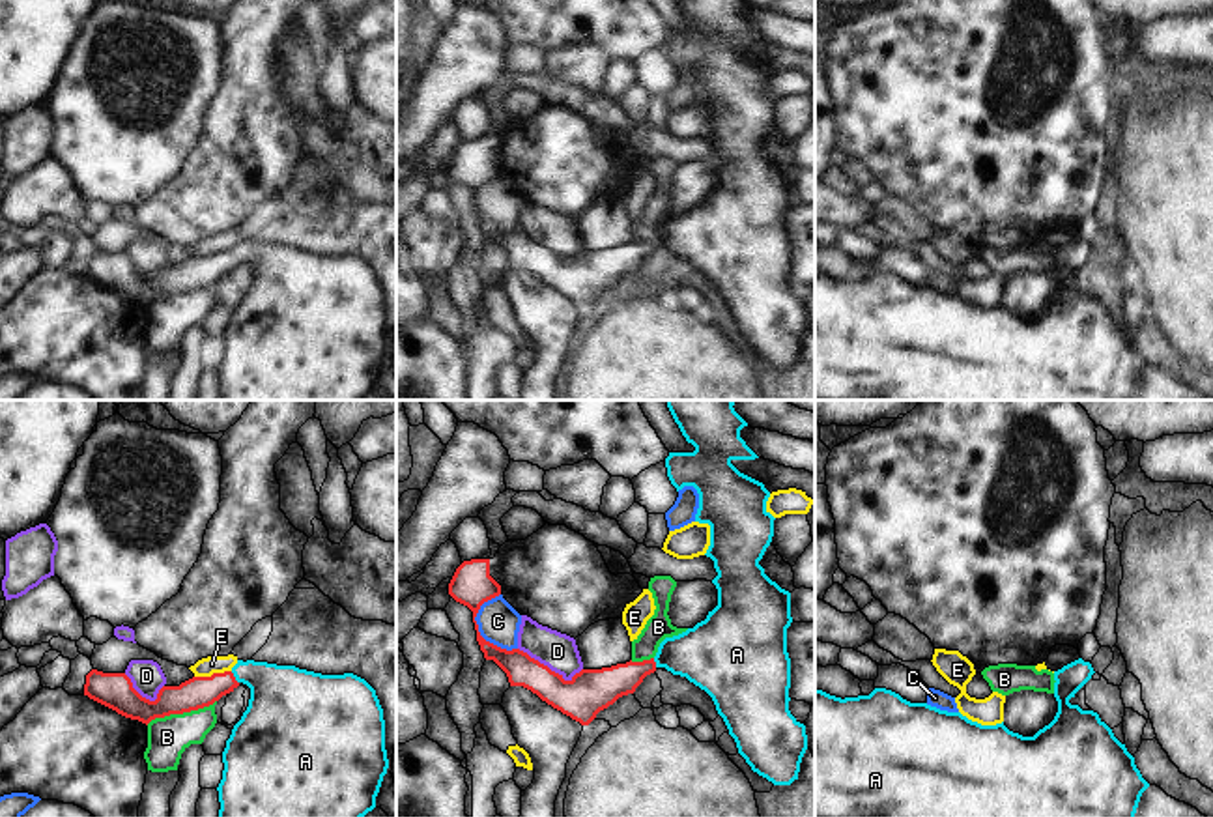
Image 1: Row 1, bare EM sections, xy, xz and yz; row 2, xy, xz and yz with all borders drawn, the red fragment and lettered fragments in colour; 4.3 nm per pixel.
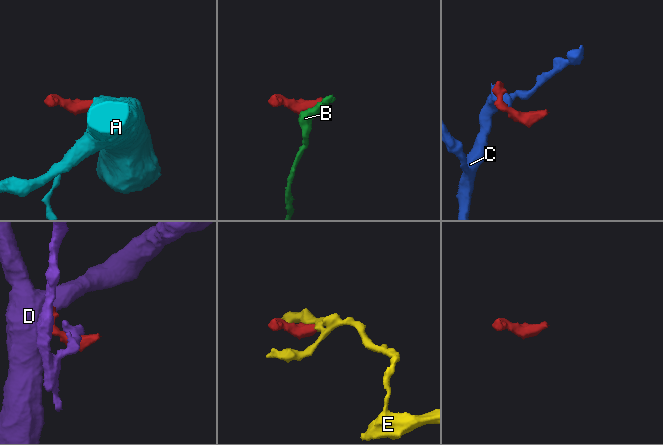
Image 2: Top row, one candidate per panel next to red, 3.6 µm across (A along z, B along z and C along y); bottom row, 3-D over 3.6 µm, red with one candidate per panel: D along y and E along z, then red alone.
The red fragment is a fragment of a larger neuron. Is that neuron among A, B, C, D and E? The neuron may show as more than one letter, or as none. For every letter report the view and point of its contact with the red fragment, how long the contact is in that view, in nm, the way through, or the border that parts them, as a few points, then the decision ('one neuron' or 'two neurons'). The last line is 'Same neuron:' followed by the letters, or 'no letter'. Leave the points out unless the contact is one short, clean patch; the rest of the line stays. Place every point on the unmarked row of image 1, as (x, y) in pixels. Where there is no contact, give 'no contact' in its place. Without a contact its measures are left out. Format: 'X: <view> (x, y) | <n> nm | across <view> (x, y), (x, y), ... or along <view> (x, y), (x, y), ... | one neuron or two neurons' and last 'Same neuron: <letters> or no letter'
A: xy (234, 258) | 70 nm | across xy (197, 273), (234, 258), (256, 258), (285, 286) | one neuron
B: xy (180, 294) | 320 nm | along xy (215, 281), (204, 288), (156, 298), (146, 305) | two neurons
C: xz (477, 210) | 260 nm | along xz (499, 174), (481, 187), (477, 212), (516, 230) | two neurons
D: xz (548, 249) | 300 nm | along xz (518, 229), (565, 260), (582, 251) | two neurons
E: xy (214, 255) | 160 nm | along xy (230, 251), (195, 258) | two neurons
Same neuron: A

